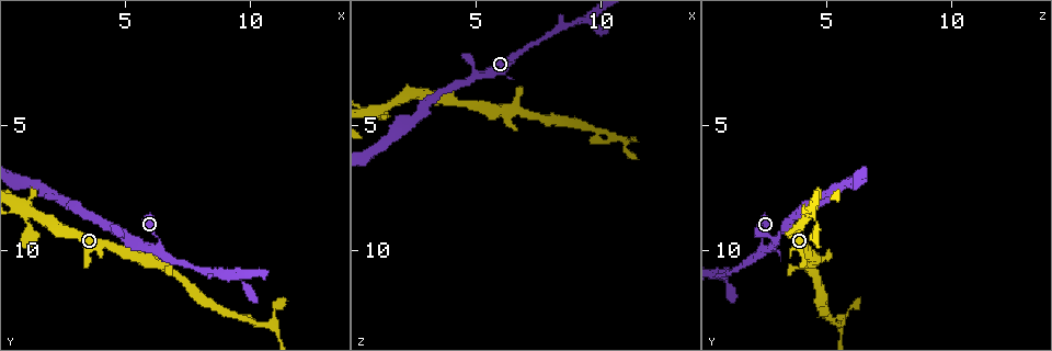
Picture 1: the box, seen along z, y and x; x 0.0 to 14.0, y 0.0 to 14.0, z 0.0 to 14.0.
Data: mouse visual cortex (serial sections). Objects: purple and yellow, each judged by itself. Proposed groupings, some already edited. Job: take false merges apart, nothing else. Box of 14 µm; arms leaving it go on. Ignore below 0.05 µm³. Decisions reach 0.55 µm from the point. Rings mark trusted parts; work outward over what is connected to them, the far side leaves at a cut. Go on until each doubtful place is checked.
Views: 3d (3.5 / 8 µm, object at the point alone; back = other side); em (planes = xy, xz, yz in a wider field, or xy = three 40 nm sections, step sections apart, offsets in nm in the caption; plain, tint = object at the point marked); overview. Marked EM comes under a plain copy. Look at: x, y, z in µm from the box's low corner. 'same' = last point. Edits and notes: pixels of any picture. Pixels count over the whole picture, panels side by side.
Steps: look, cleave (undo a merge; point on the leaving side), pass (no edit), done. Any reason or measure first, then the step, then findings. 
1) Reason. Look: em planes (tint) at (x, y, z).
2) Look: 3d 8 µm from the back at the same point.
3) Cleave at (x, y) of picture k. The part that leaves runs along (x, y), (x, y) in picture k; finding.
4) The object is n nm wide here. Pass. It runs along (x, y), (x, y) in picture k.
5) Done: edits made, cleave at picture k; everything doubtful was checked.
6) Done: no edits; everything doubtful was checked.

Thick turns thin. Look: 3d 3.5 µm at (6.4, 9.8, 2.5).

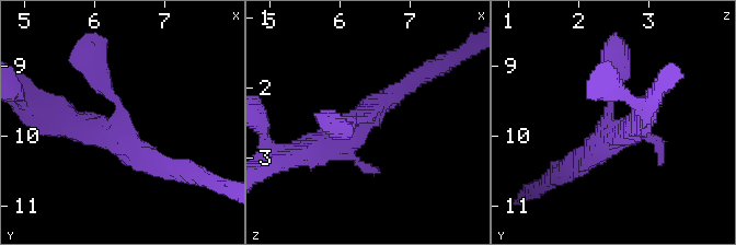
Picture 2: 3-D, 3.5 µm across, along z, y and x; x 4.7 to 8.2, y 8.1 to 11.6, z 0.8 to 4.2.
Shape alone is not enough. Look: em xy step 3 (tint) at (6.40, 9.90, 2.40).

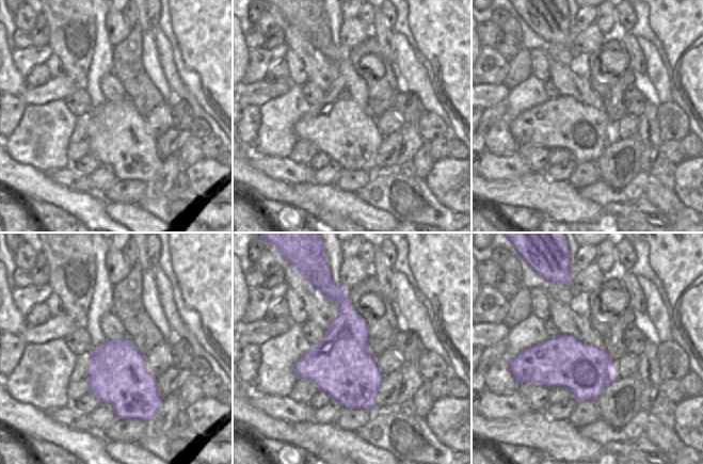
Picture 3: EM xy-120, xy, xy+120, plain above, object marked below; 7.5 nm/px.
Pass. It runs along (95, 66), (123, 127), (59, 116) in picture 2; one cell here.

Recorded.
Four-way junction. Look: 3d 3.5 µm at (1.0, 8.5, 4.3).

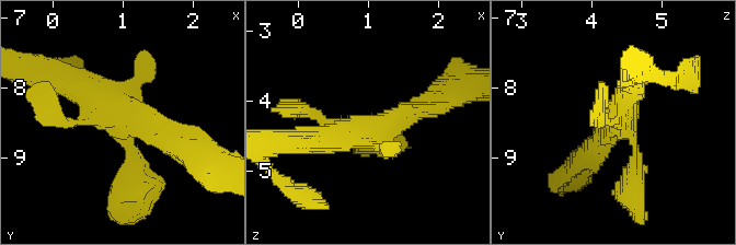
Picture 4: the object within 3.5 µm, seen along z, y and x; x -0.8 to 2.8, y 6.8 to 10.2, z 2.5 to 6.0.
Look: em planes (tint) at (1.15, 8.50, 4.40).

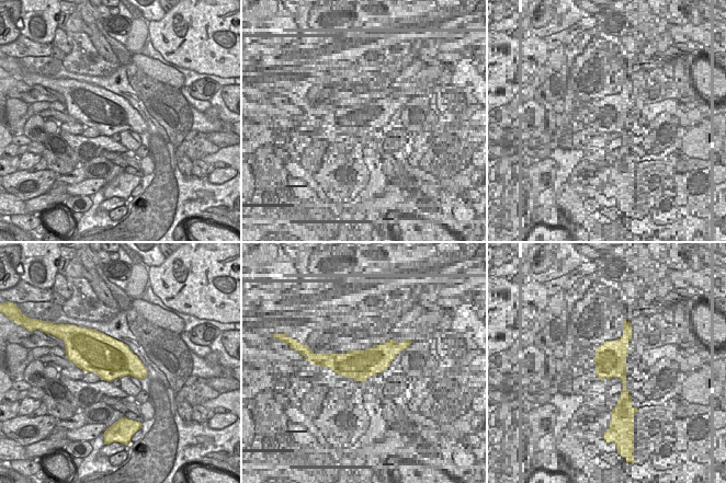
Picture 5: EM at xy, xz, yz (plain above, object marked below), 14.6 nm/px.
Pass. It runs along (188, 150), (78, 86), (67, 86) in picture 4; one cell here.

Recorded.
Three arms meet. Look: 3d 3.5 µm at (10.8, 12.9, 5.5).

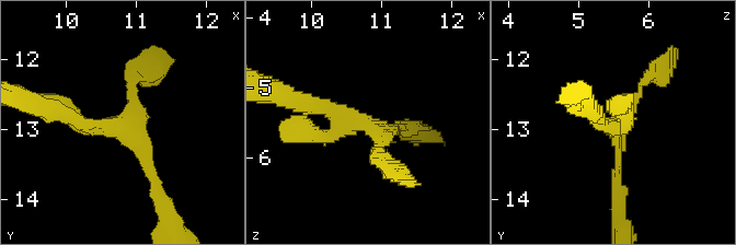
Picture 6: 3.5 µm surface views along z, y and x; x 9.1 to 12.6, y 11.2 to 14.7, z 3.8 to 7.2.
Look: em planes (tint) at (10.80, 12.95, 5.55).

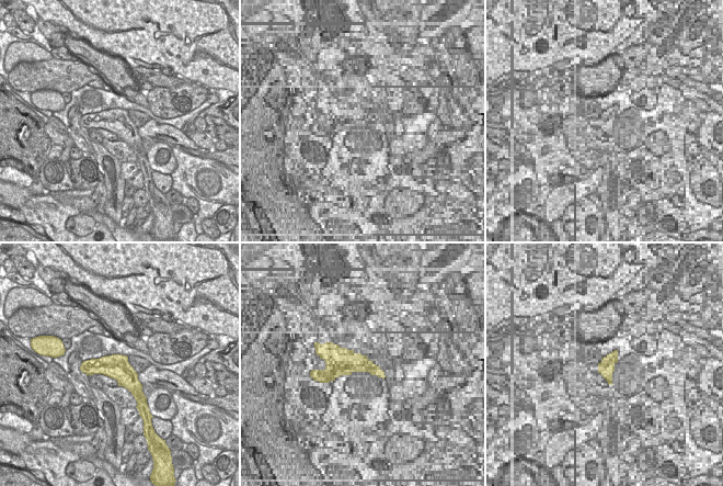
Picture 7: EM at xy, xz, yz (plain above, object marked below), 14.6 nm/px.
The object is 360 nm wide here. Pass. It runs along (302, 105), (369, 125), (389, 166) in picture 6; one cell here.

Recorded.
Done: no edits; everything doubtful was checked.

